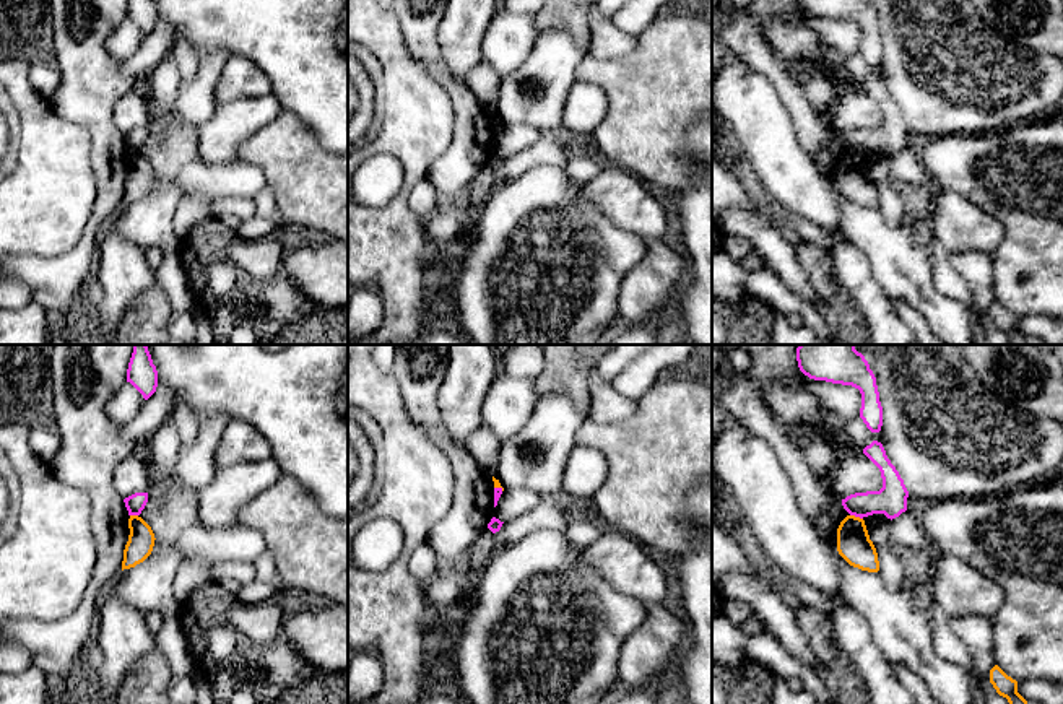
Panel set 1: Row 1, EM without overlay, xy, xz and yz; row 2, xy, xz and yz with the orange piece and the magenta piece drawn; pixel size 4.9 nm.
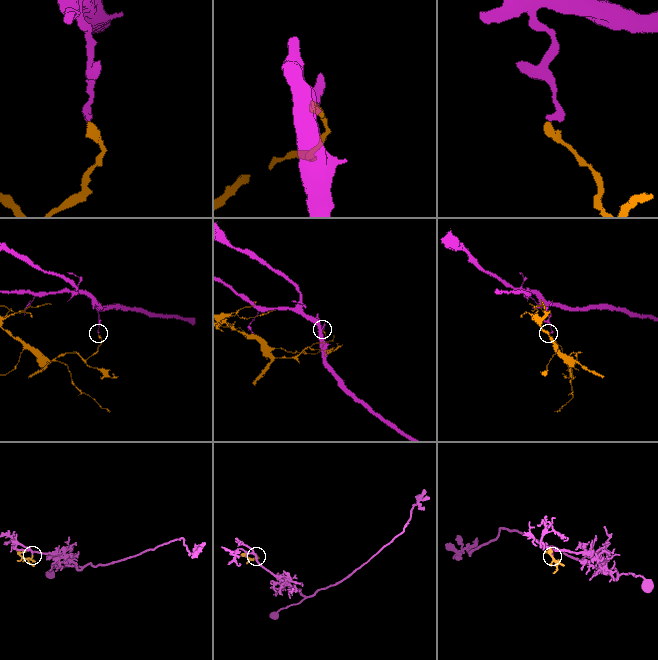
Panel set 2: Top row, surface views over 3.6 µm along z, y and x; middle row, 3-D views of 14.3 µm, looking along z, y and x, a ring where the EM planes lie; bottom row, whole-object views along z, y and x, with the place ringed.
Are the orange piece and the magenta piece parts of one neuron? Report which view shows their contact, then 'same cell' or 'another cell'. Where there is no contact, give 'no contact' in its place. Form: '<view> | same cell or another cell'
yz | another cell

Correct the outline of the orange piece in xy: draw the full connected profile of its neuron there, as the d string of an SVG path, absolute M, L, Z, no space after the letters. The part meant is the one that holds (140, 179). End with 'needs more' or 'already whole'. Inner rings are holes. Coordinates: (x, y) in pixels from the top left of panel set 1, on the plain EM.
M138 151L128 154L128 177L124 185L122 206L143 198L153 187L154 169L151 163Z; already whole

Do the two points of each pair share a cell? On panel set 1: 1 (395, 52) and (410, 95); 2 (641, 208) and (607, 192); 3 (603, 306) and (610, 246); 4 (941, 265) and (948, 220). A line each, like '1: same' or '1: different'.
1: same
2: same
3: same
4: different

